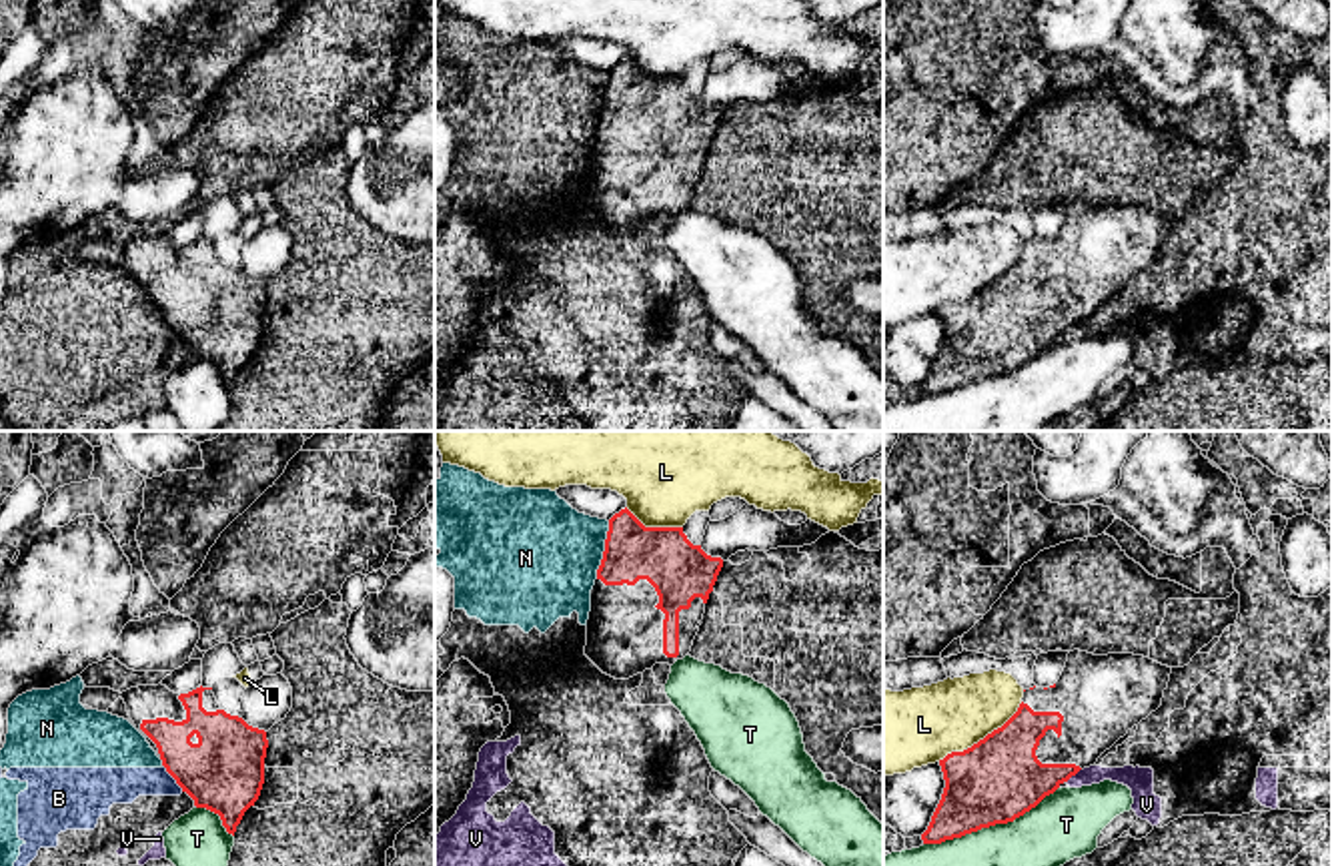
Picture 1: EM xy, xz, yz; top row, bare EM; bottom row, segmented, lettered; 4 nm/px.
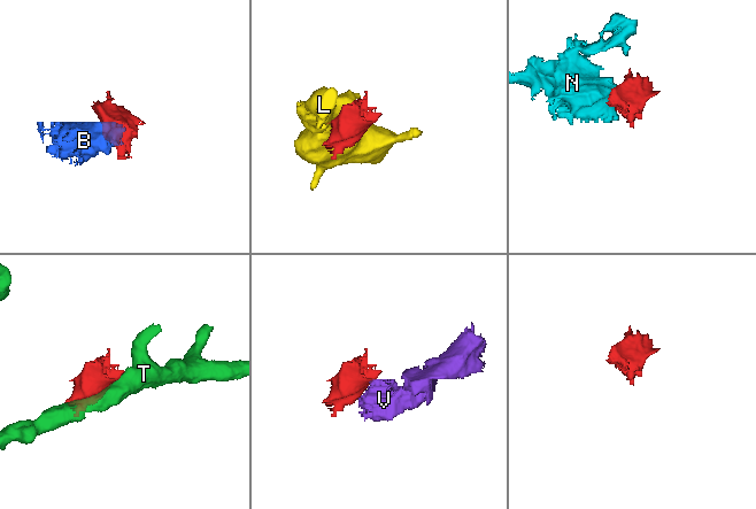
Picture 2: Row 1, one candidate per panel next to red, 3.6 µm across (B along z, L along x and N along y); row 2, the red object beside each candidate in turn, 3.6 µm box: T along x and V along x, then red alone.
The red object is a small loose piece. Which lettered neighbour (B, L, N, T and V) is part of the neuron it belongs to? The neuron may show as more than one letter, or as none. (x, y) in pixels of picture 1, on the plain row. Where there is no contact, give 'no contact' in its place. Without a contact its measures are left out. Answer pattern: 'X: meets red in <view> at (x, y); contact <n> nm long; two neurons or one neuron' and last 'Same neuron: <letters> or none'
B: meets red in xy at (173, 327); contact 140 nm long; two neurons
L: meets red in yz at (980, 291); contact 420 nm long; two neurons
N: meets red in xz at (605, 101); contact 240 nm long; two neurons
T: meets red in yz at (990, 375); contact 600 nm long; two neurons
V: meets red in yz at (1072, 325); contact 90 nm long; two neurons
Same neuron: none

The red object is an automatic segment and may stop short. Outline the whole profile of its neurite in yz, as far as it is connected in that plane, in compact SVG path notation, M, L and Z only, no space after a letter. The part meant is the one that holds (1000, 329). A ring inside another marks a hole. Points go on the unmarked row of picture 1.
M1070 202L1054 237L1024 241L1018 263L1002 279L971 299L939 311L945 339L921 385L923 395L941 395L981 379L1008 375L1036 359L1156 263L1170 225L1172 219L1144 206Z

